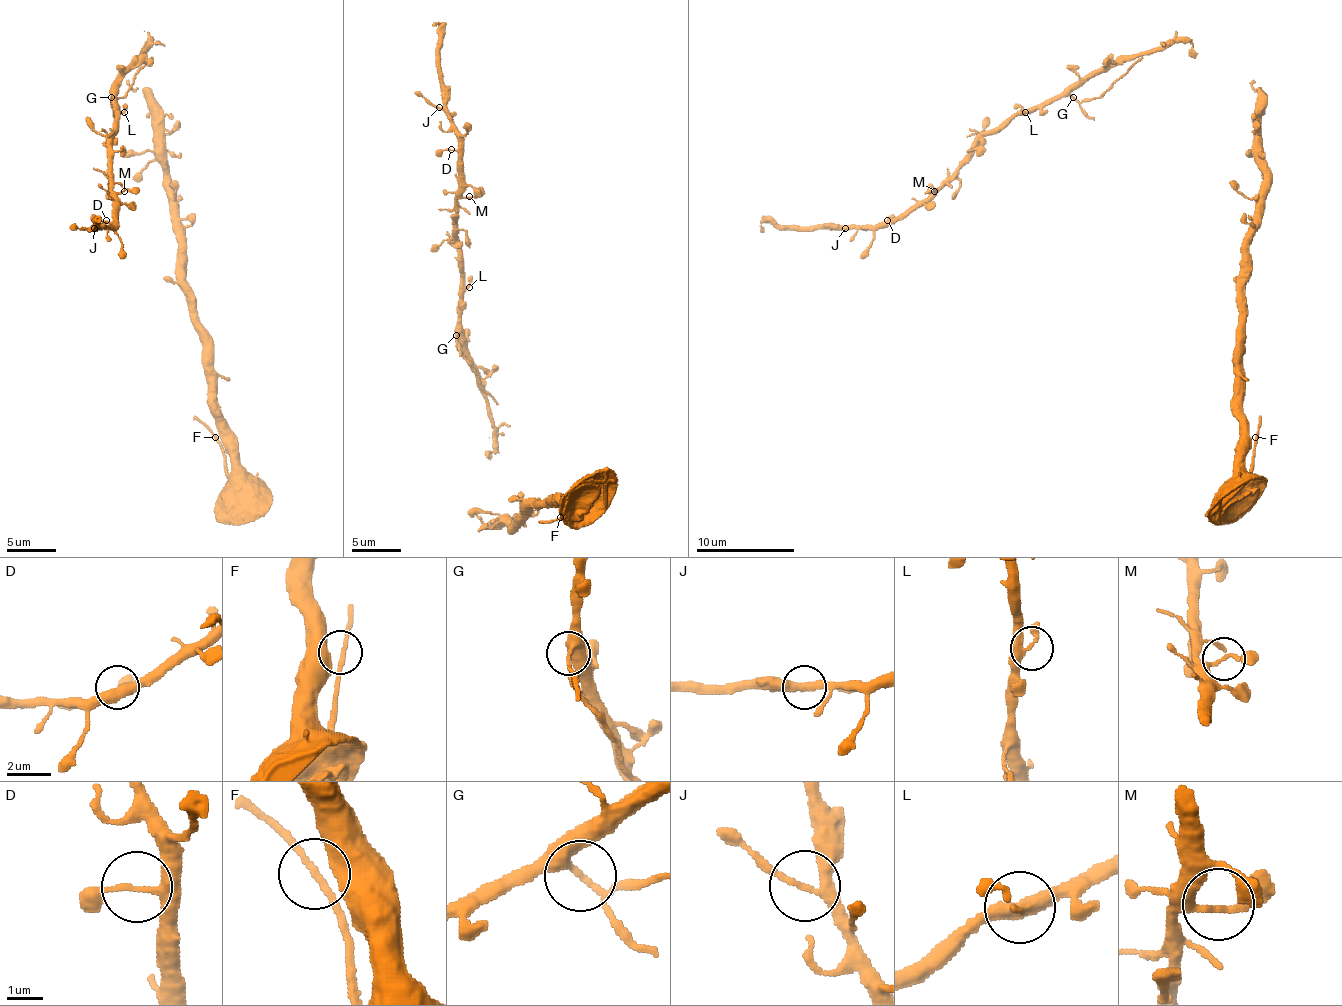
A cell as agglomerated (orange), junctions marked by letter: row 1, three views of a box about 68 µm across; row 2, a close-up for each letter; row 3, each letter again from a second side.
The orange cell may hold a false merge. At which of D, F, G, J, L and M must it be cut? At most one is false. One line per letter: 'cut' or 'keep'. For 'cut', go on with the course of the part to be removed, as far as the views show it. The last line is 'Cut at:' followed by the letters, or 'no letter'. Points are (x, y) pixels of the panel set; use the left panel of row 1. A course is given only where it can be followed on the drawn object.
D: keep
F: keep
G: cut | (111, 97), (111, 102), (116, 99), (153, 57)
J: keep
L: keep
M: keep
Cut at: G

